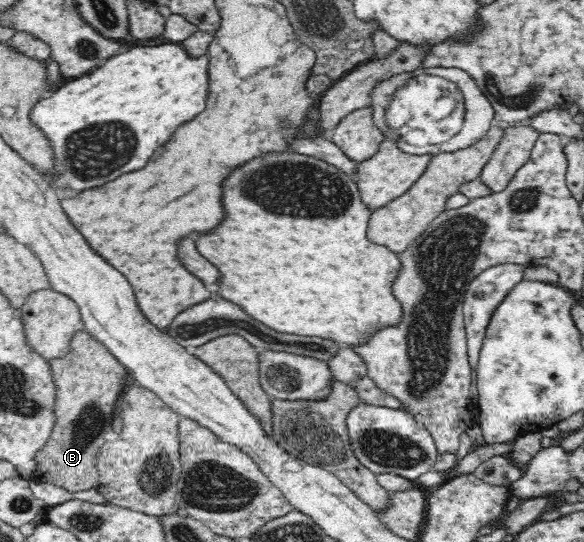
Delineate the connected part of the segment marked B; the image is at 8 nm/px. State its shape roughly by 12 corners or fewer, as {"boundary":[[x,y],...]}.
{"boundary":[[82,331],[48,363],[55,422],[35,484],[97,488],[130,377]]}

